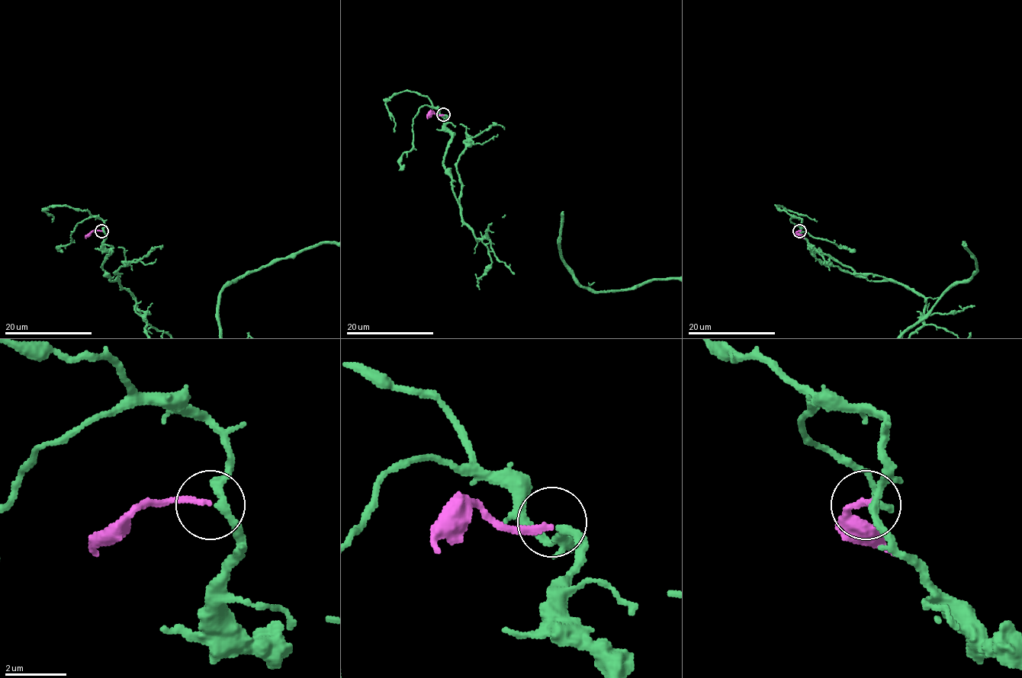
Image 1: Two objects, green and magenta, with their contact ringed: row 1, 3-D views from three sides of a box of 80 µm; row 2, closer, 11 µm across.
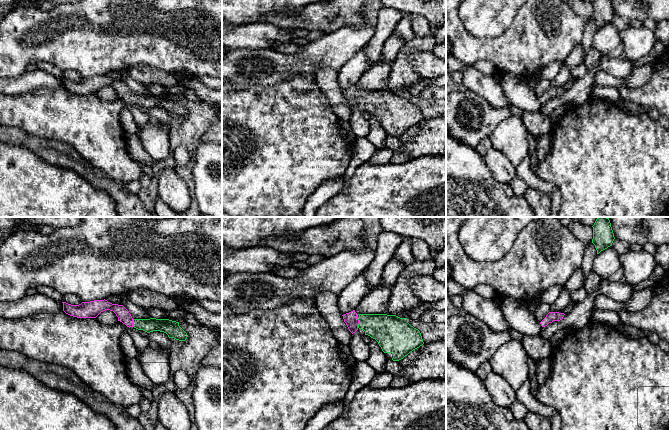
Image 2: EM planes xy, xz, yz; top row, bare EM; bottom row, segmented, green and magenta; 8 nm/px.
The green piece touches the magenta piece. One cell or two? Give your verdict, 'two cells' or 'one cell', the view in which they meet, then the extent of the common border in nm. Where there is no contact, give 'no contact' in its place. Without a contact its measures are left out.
one cell | xz | 110 nm

